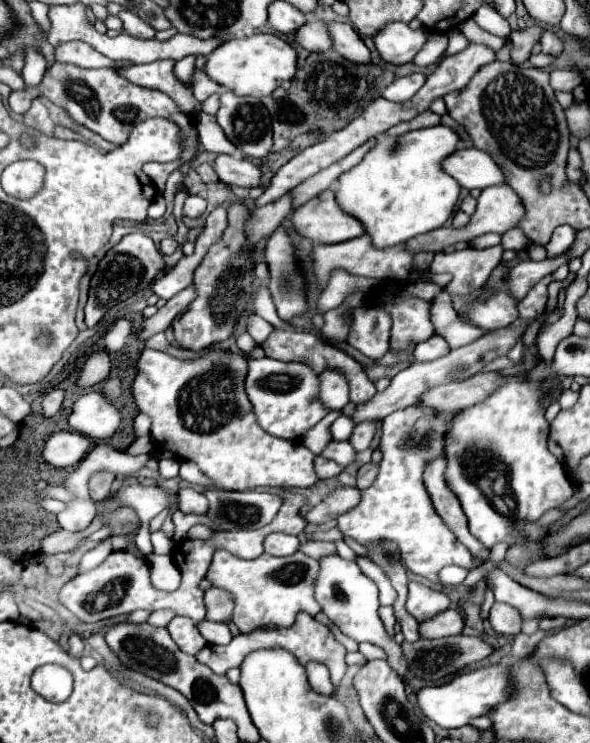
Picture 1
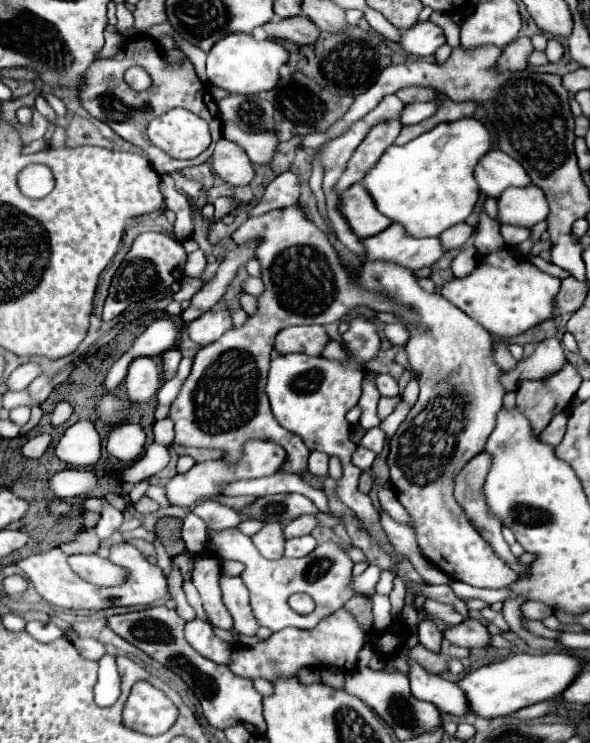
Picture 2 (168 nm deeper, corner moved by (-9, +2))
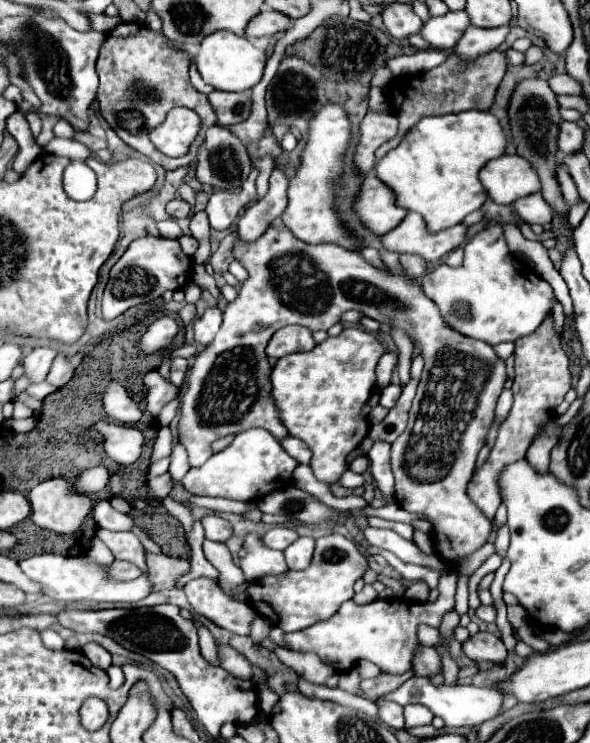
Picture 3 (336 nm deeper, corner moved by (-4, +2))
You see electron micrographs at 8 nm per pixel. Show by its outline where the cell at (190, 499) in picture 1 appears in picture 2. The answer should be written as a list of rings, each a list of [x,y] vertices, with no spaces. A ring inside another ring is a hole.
[[[204,499],[194,507],[194,513],[204,519],[210,529],[230,529],[240,523],[240,515],[216,499]]]

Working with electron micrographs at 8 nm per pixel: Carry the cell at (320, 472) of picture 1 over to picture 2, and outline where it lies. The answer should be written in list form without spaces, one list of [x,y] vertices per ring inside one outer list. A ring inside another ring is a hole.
[[[312,451],[310,457],[308,457],[308,471],[310,471],[312,475],[326,477],[326,475],[328,475],[328,457],[326,457],[326,453]]]

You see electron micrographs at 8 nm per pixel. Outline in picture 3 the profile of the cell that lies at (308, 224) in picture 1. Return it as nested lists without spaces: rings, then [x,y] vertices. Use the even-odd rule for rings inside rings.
[[[375,173],[365,177],[355,211],[359,219],[377,235],[385,235],[395,229],[407,215],[407,209],[401,209],[395,203],[395,193],[389,191]]]

